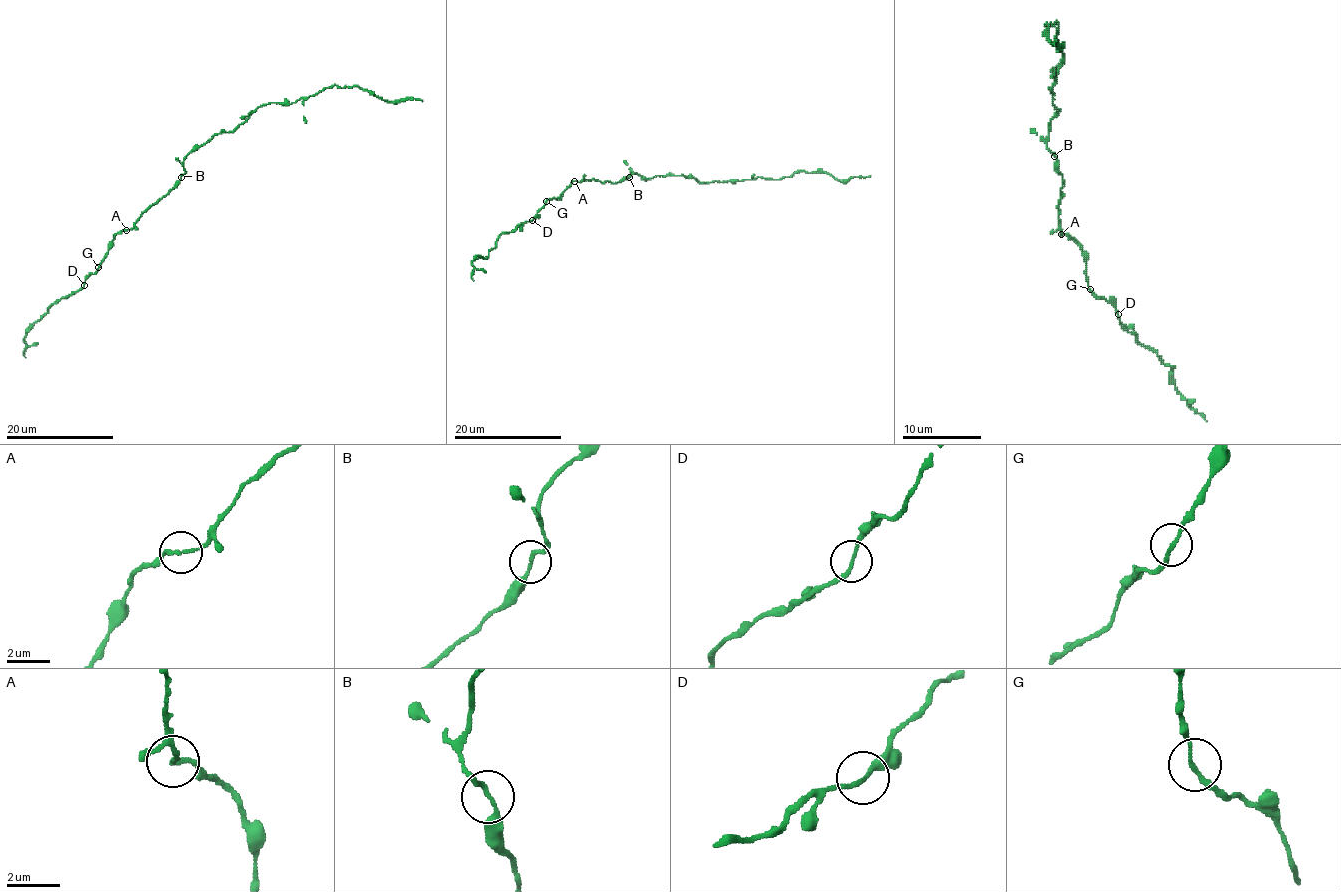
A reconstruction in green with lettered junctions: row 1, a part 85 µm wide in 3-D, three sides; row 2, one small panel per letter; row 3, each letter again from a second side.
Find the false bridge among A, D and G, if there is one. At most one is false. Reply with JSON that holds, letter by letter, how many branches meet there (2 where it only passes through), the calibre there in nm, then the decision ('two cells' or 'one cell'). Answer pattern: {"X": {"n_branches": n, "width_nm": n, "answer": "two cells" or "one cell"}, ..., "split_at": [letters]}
{"A": {"n_branches": 2, "width_nm": 150, "answer": "one cell"}, "D": {"n_branches": 2, "width_nm": 150, "answer": "one cell"}, "G": {"n_branches": 2, "width_nm": 150, "answer": "one cell"}, "split_at": []}

